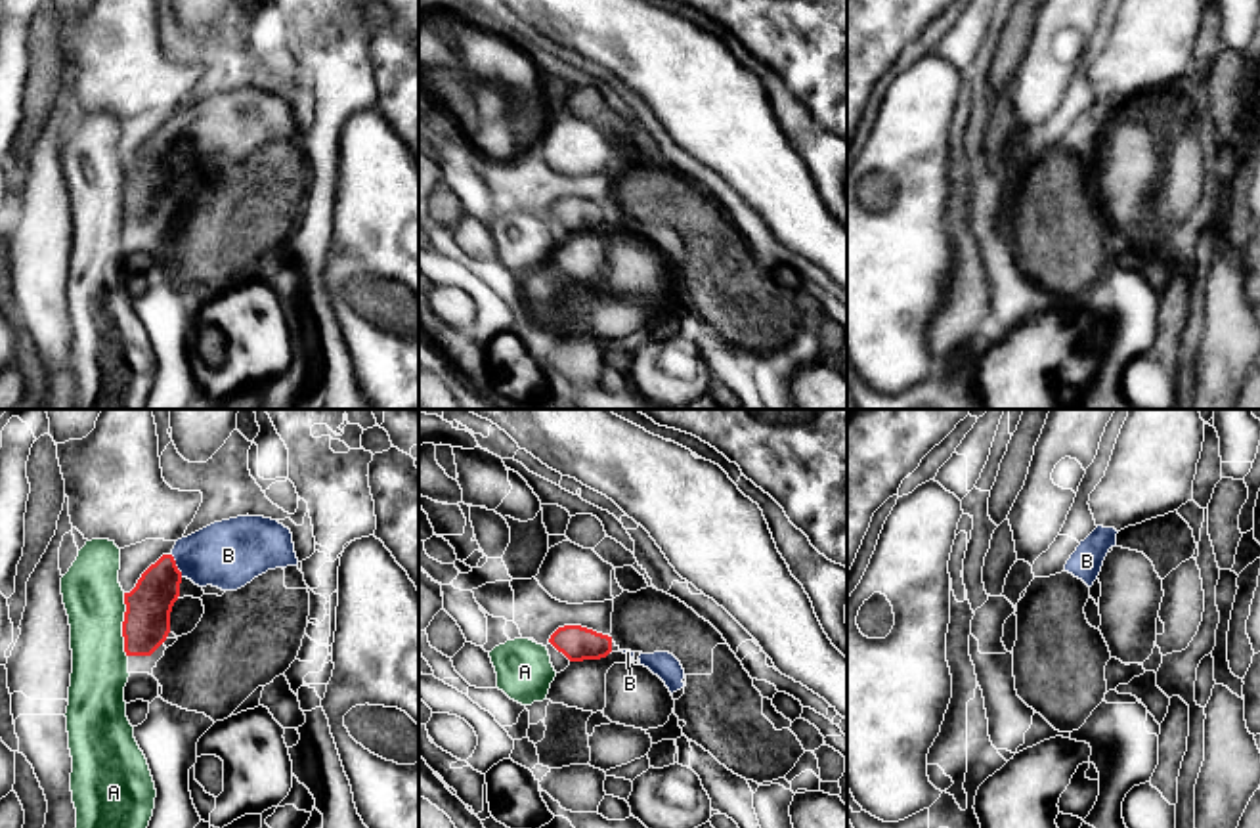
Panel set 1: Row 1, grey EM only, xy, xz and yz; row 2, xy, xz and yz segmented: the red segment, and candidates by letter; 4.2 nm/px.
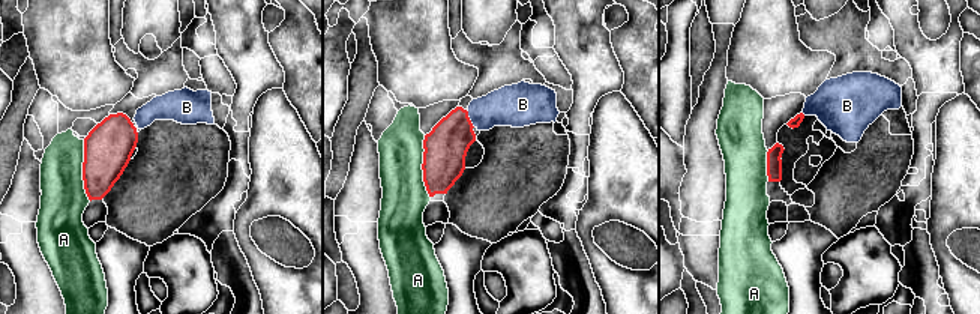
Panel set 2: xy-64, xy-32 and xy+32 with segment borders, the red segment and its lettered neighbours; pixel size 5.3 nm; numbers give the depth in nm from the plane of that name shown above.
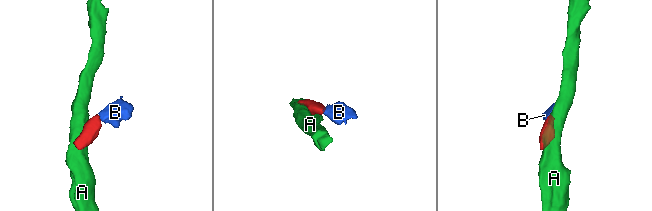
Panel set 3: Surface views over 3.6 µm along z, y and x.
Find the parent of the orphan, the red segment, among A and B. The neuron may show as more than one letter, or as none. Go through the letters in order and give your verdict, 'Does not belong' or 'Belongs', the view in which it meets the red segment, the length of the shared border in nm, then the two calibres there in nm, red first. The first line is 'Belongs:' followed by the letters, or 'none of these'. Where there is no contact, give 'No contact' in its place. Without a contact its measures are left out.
Belongs: B
A: Does not belong. Touches red in xy. Shared border 280 nm. Thickness 200 nm (red) against 260 nm
B: Belongs. Touches red in xy. Shared border 110 nm. Thickness 190 nm (red) against 280 nm

